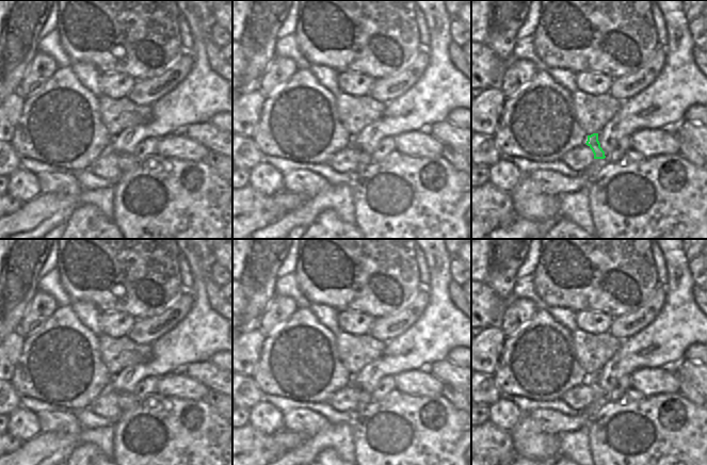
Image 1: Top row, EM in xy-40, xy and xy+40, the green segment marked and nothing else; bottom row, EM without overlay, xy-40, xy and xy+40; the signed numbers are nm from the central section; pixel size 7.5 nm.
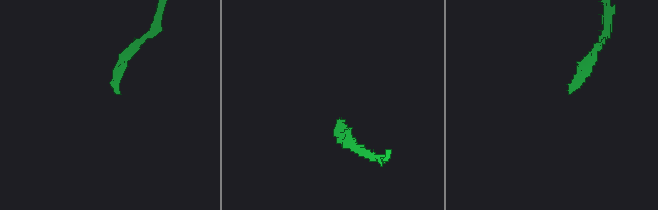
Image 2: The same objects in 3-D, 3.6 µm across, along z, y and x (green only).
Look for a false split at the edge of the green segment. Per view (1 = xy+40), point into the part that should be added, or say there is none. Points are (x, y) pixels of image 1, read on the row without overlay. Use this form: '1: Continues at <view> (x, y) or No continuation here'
1: No continuation here

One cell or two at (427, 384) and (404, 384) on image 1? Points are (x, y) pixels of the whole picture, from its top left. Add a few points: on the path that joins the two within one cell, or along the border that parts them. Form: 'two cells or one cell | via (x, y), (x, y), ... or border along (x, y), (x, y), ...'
one cell | via (421, 384), (410, 384)

